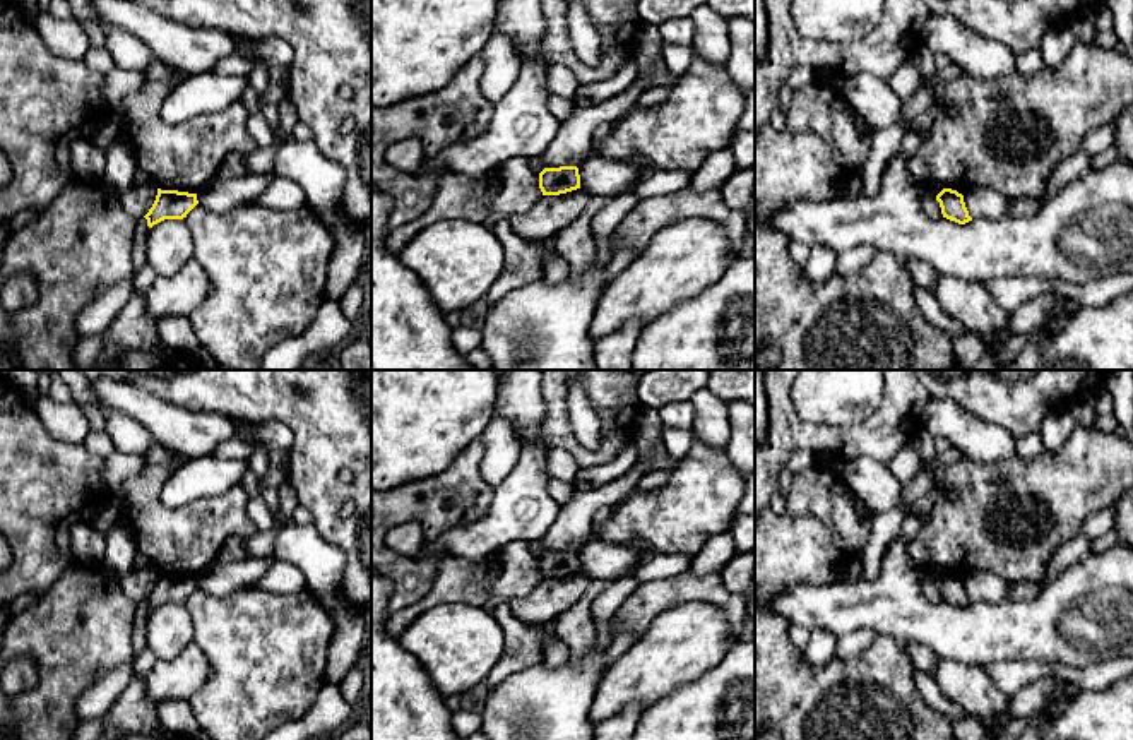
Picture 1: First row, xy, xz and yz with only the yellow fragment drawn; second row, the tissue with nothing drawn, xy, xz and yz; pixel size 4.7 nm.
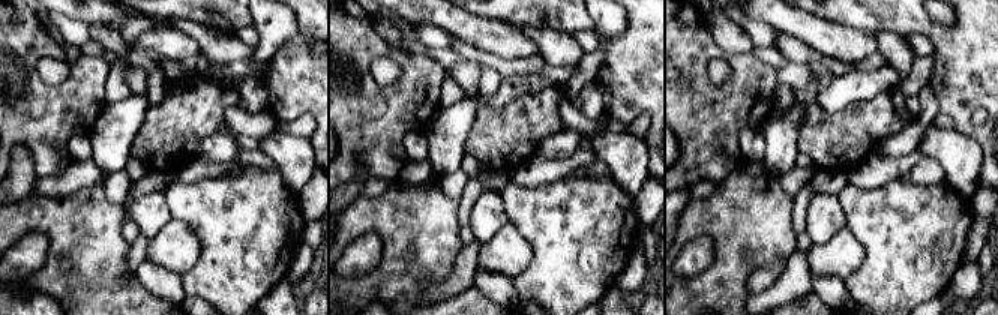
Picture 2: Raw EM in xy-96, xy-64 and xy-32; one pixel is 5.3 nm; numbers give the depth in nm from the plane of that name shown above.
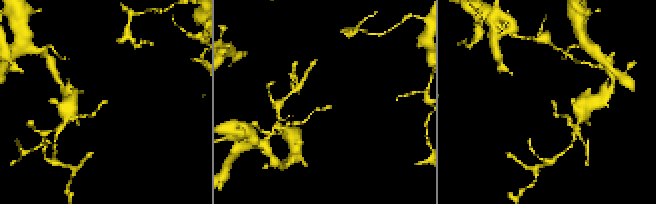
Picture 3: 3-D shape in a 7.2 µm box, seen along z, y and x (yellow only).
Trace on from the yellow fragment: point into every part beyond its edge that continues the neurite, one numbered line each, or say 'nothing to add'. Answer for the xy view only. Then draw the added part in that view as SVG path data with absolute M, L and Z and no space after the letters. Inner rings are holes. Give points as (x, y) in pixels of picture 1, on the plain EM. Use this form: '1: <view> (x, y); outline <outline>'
nothing to add

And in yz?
nothing to add

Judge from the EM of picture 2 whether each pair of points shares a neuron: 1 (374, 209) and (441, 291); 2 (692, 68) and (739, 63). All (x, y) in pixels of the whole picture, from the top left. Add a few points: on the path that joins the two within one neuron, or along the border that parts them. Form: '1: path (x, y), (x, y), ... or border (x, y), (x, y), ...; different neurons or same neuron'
1: border (456, 257), (450, 275), (438, 285), (431, 287); different neurons
2: path (704, 56), (727, 56); same neuron

